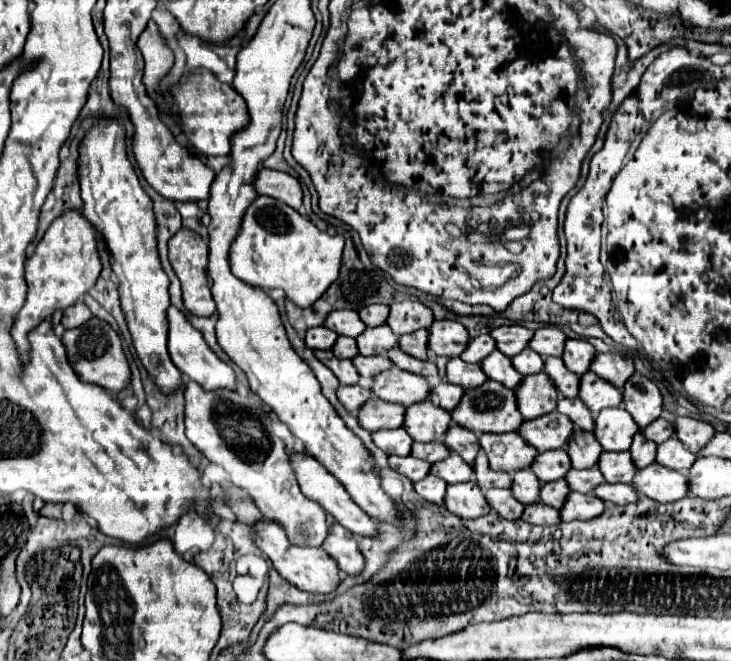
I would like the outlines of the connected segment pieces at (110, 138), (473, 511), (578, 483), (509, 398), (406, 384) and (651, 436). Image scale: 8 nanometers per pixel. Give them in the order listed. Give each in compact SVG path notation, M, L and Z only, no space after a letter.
M104 120L104 126L96 124L80 144L78 178L82 186L84 208L82 214L102 234L106 250L110 254L112 272L118 278L118 294L122 312L126 316L132 344L142 366L152 376L162 394L170 396L184 386L182 372L174 366L168 354L168 306L170 280L162 270L156 250L156 218L152 212L152 200L142 190L136 170L128 158L124 128L118 122Z
M464 482L462 486L458 484L448 486L444 496L444 506L448 512L460 518L480 518L490 512L490 506L482 490L478 490L474 482Z
M594 466L594 468L588 468L588 470L568 470L568 474L564 476L564 480L568 482L570 490L576 490L576 492L590 492L594 490L594 486L602 484L604 478L600 474L600 470Z
M486 380L482 386L474 390L466 390L466 394L462 396L462 402L450 412L450 416L458 426L464 426L474 434L516 432L518 426L522 424L522 416L514 406L514 392L506 390L504 386L500 386L500 382L494 382L494 380Z
M396 366L374 376L370 390L382 400L384 398L424 398L426 400L430 394L430 386L424 378L418 378L418 374L410 374L406 370L398 370Z
M656 418L656 420L650 422L646 428L640 428L640 432L642 432L648 440L652 440L652 442L656 442L656 444L662 444L662 442L668 440L670 436L674 436L672 424L670 424L668 420L664 420L664 418Z

